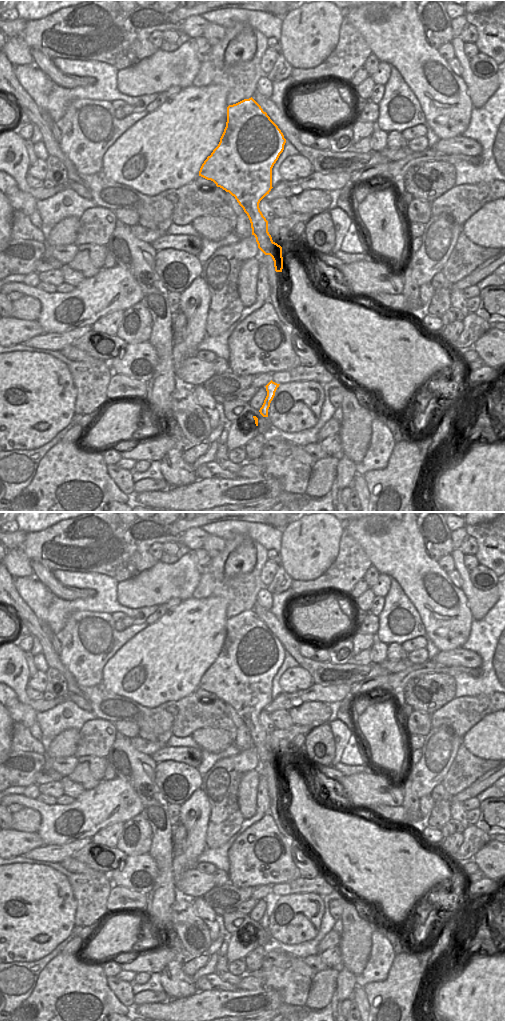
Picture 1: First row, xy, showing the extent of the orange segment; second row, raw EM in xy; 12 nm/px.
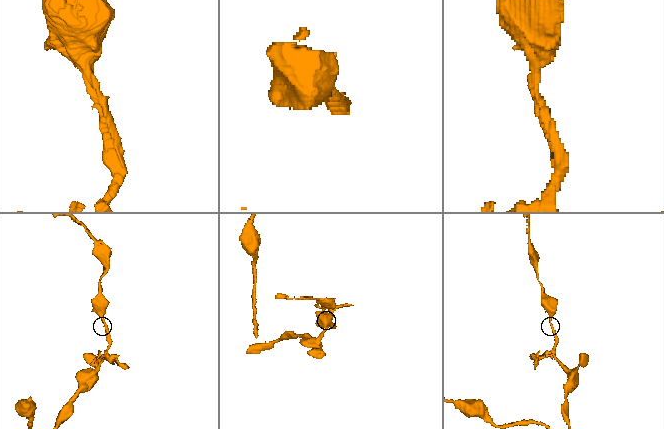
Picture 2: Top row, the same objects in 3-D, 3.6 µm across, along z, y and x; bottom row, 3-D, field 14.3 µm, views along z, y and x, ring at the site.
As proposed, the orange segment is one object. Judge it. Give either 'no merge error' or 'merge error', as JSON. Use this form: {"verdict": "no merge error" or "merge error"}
{"verdict": "no merge error"}

